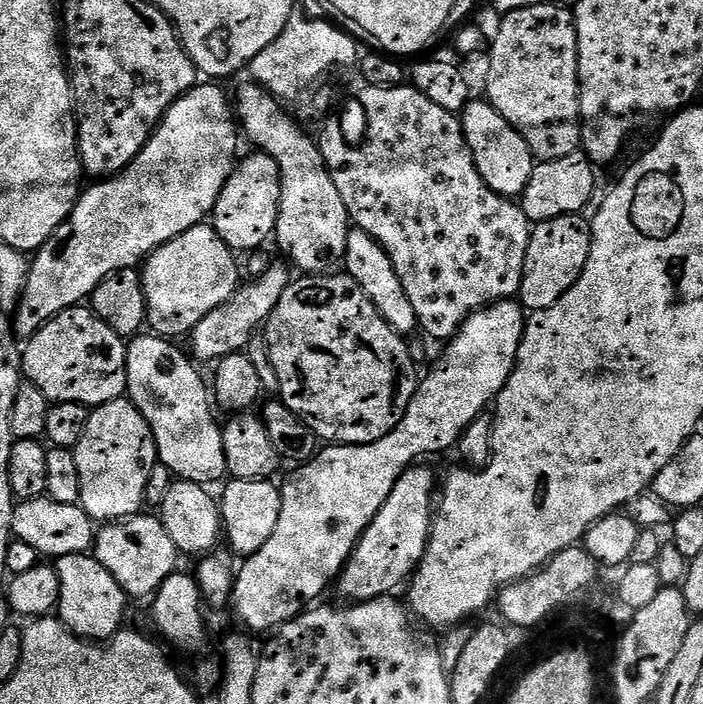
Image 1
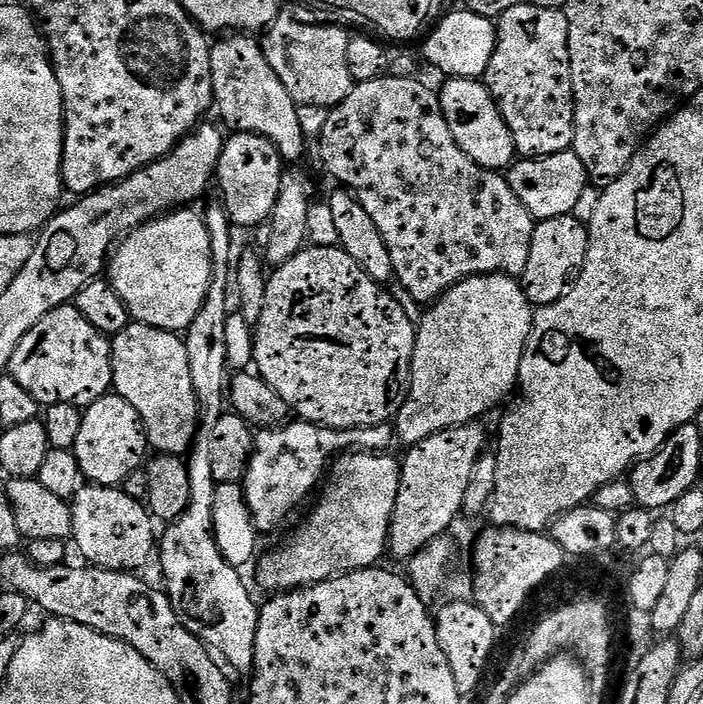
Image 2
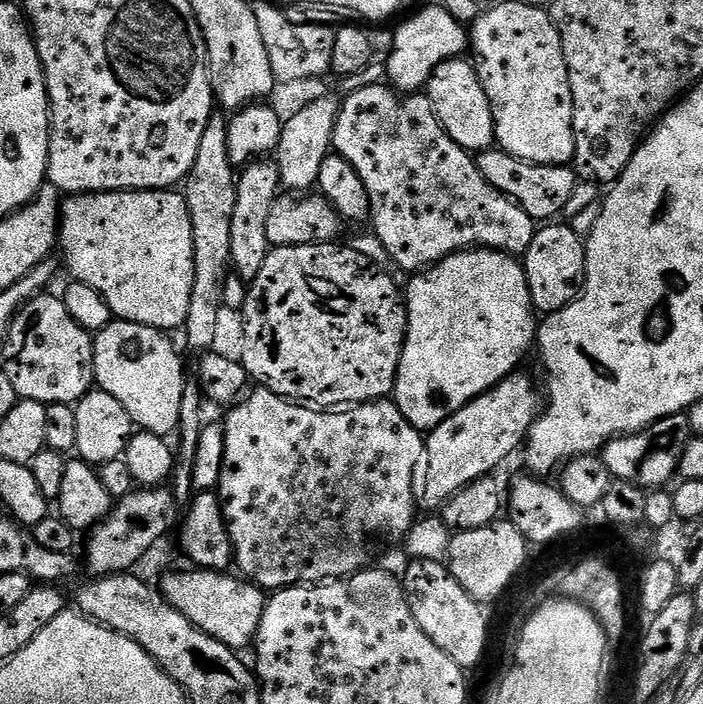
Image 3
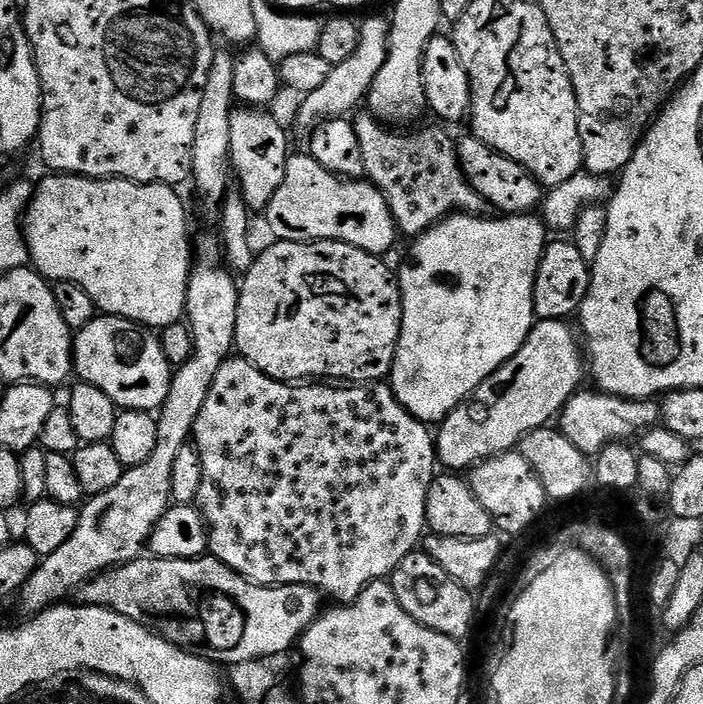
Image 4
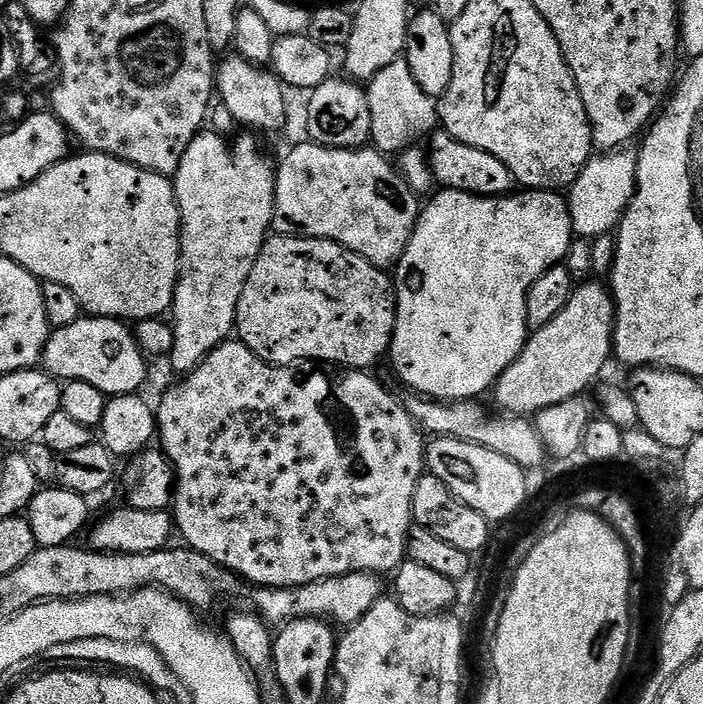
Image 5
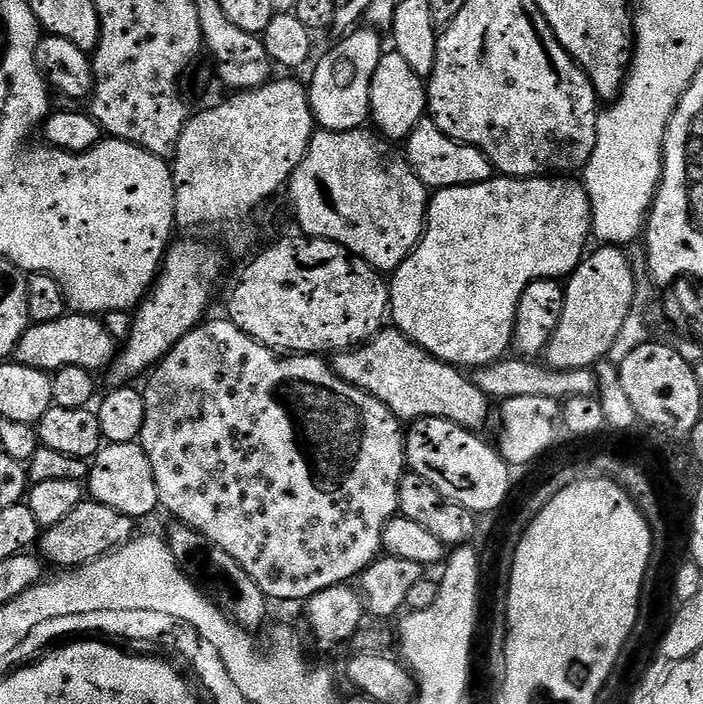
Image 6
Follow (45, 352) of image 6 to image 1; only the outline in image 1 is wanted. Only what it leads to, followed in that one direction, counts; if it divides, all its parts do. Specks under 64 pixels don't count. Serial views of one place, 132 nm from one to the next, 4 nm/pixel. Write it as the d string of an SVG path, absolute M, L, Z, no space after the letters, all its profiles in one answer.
M141 334L127 341L126 396L140 411L142 418L146 418L154 434L159 463L173 477L212 486L215 480L223 481L228 470L224 433L221 425L216 425L216 416L212 413L214 404L210 399L209 385L204 385L189 353L172 344L175 343L171 339L159 334Z

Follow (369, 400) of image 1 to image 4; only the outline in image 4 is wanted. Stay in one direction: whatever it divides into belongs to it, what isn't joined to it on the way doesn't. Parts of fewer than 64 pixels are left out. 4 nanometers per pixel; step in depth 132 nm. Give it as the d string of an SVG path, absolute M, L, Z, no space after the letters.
M293 240L272 242L272 245L260 252L255 257L253 265L248 272L243 273L242 283L239 285L240 297L238 298L238 322L236 323L235 351L243 359L252 363L255 368L262 370L275 380L285 382L304 382L309 378L328 378L333 376L333 381L344 382L347 376L353 376L356 382L380 382L391 373L392 363L396 357L396 347L402 326L402 310L404 303L400 297L400 282L395 271L392 272L384 265L385 261L379 256L371 256L366 250L358 250L349 244L337 240L313 240L306 244L299 244Z

